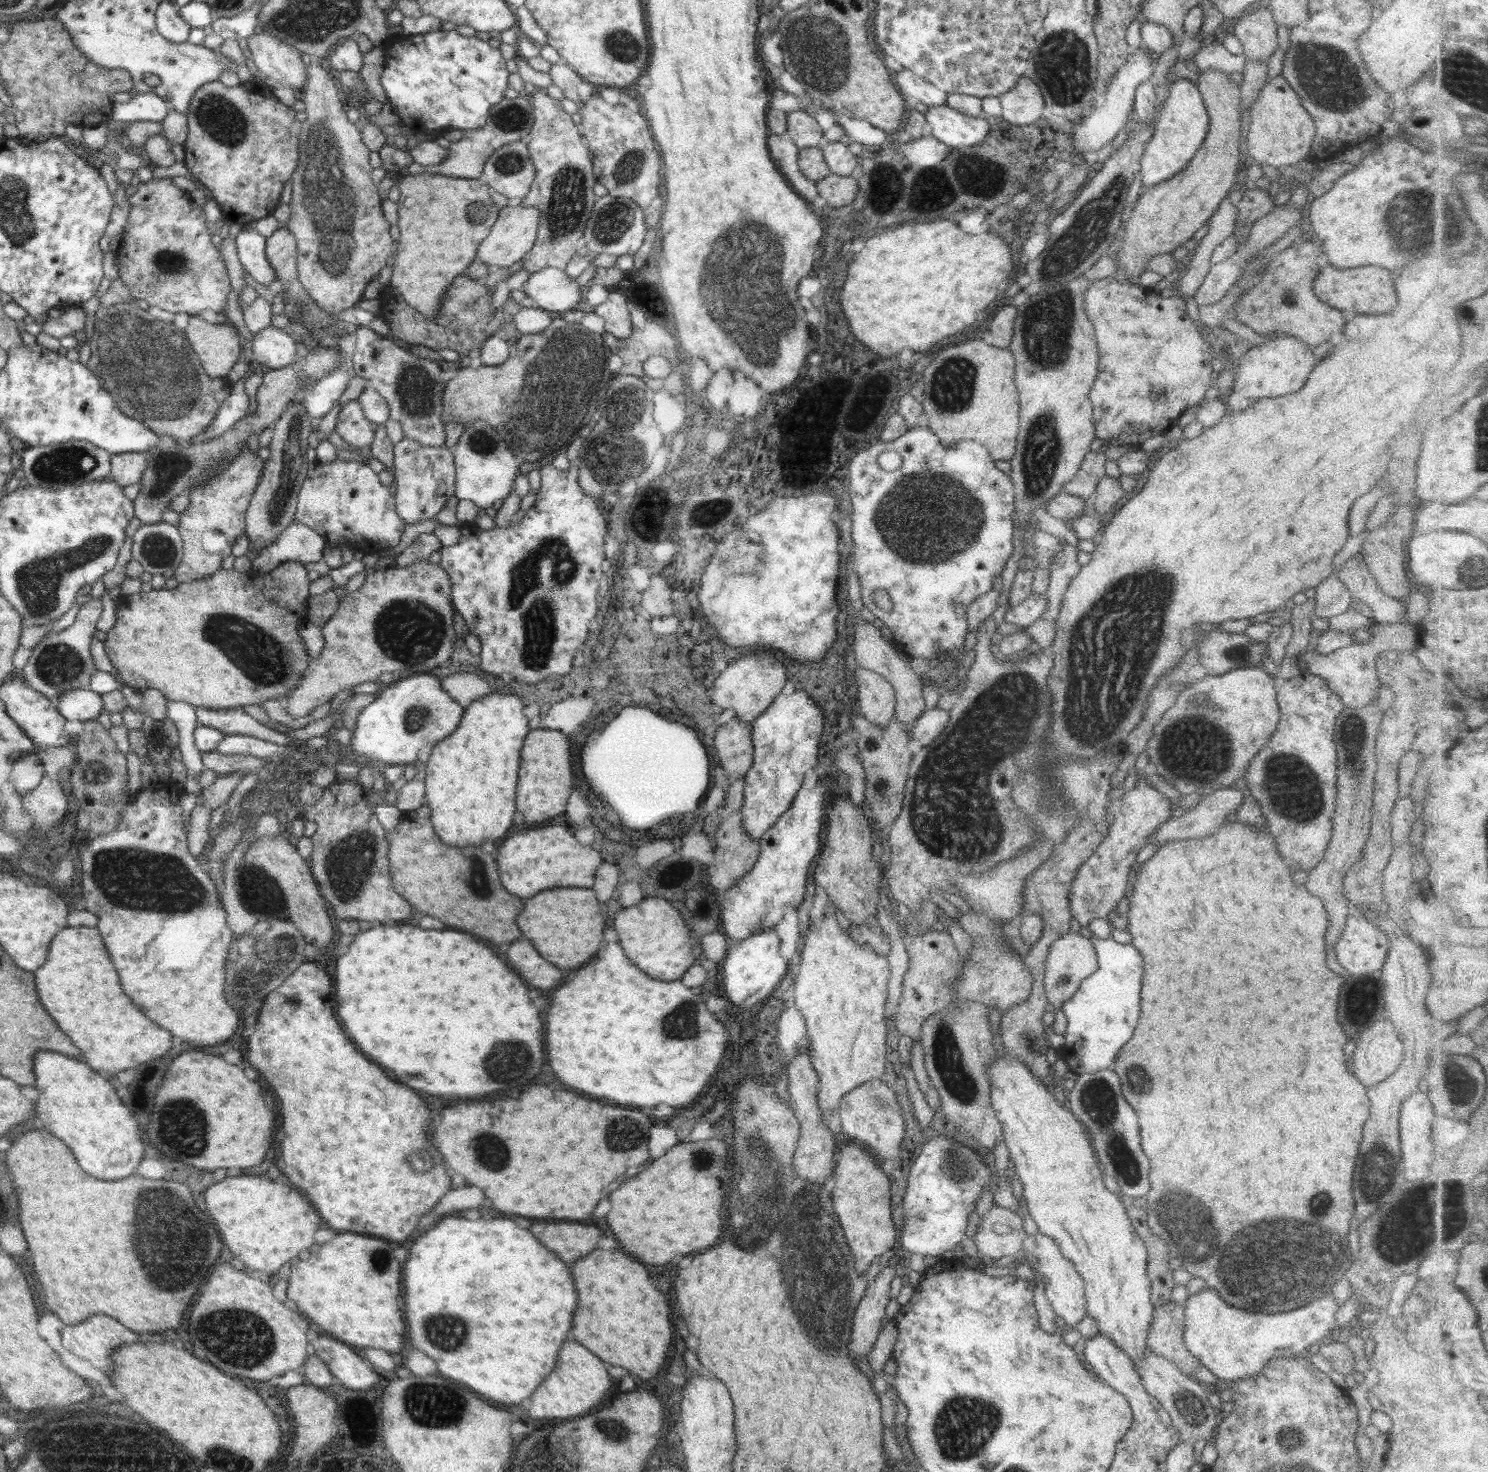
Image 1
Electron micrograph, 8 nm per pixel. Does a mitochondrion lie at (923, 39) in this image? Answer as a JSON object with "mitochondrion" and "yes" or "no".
{"mitochondrion":"no"}

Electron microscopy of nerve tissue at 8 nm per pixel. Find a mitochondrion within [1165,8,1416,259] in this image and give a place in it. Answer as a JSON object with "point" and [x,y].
{"point":[1331,67]}

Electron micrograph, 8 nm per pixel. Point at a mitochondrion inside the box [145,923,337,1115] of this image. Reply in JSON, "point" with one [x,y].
{"point":[270,956]}

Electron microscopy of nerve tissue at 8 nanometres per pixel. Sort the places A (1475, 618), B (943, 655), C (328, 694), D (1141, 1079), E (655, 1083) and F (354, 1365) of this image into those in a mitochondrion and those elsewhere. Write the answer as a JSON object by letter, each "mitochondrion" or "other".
{"A":"other","B":"other","C":"other","D":"mitochondrion","E":"other","F":"other"}

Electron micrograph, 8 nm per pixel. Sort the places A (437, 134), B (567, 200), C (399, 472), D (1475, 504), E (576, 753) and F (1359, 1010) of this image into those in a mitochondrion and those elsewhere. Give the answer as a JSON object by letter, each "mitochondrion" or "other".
{"A":"other","B":"mitochondrion","C":"other","D":"other","E":"other","F":"other"}

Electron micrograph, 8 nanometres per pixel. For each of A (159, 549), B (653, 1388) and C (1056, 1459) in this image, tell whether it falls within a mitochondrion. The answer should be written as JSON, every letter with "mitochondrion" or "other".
{"A":"mitochondrion","B":"other","C":"other"}

